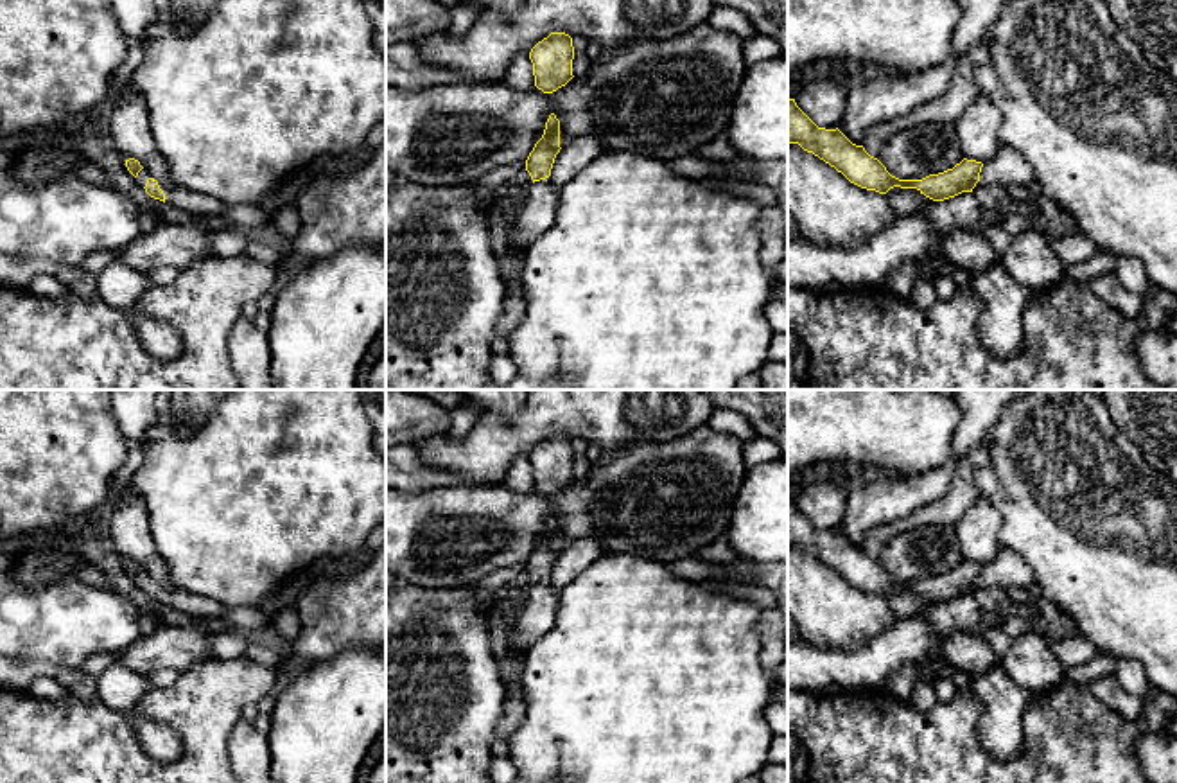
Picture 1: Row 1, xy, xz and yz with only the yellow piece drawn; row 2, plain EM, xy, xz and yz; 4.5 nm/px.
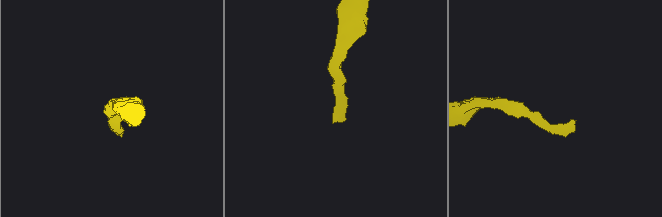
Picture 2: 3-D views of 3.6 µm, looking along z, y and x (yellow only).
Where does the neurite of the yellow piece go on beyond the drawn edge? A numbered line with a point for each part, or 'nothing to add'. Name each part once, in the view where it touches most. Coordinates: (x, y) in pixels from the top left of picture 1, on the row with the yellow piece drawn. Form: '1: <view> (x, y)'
1: xy (246, 218)

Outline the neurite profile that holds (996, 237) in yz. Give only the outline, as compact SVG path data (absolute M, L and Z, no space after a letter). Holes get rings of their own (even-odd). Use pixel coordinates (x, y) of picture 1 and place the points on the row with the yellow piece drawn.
M990 226L983 230L983 239L994 248L996 255L1001 257L1012 241L1012 235L1003 228Z

